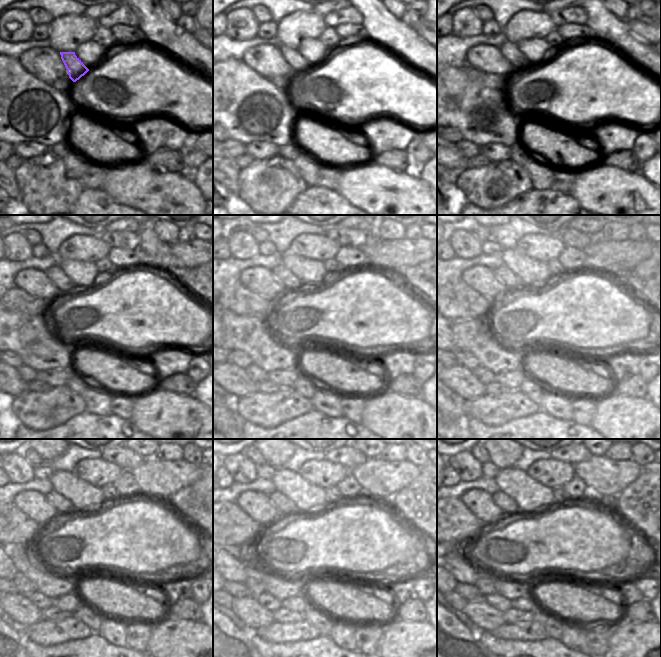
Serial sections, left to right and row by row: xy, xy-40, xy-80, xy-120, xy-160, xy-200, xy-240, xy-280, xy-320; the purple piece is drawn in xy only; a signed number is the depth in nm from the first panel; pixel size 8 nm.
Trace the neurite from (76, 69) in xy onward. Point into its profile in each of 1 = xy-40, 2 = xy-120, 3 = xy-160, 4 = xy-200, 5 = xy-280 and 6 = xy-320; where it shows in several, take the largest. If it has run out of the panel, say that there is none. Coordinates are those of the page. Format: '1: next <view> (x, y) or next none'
1: next xy-40 (298, 64)
2: next xy-120 (56, 275)
3: next xy-160 (290, 283)
4: next xy-200 (512, 281)
5: next xy-280 (286, 506)
6: next xy-320 (508, 505)

